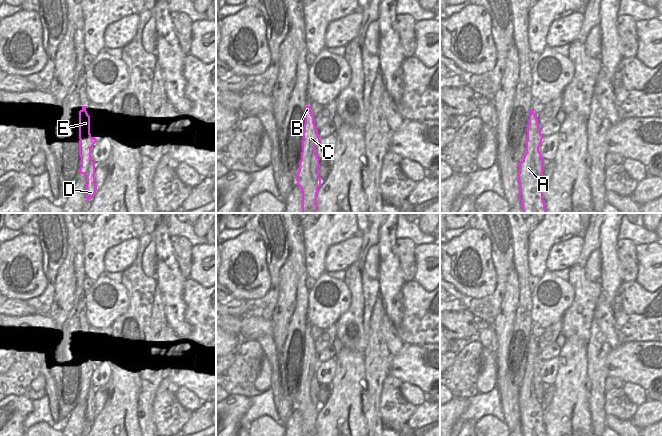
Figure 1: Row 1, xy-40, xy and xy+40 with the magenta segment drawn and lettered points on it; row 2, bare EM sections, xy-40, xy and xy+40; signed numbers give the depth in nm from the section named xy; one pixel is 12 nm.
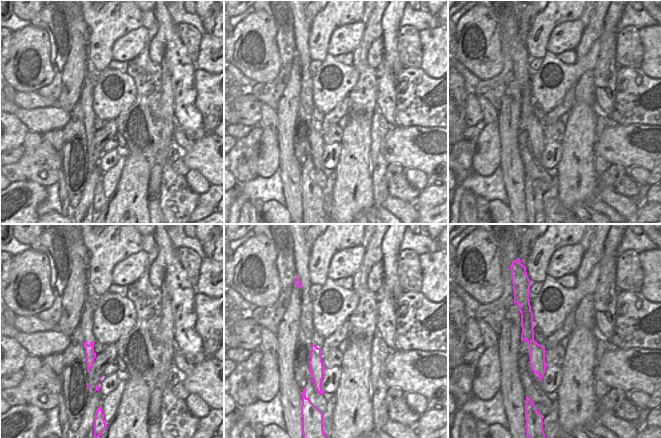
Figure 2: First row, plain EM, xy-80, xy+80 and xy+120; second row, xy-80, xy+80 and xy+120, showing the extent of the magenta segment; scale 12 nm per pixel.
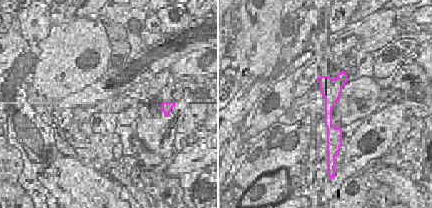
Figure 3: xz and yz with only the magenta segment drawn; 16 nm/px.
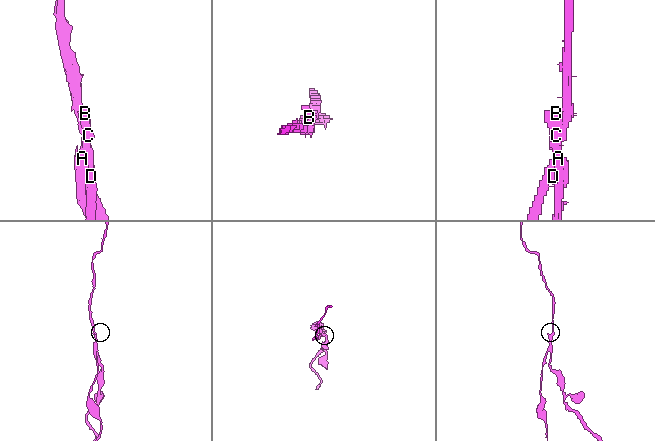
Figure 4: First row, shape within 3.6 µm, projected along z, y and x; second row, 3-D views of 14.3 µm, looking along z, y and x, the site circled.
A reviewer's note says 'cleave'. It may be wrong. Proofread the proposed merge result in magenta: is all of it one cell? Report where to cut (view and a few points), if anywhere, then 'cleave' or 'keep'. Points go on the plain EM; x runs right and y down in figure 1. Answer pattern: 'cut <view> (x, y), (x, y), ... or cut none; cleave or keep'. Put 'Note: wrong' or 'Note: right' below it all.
cut xy+40 (527, 363), (533, 370), (537, 397), (534, 406), (542, 413); cleave
Note: right

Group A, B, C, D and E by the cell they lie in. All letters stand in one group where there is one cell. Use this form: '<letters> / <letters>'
A / B C D E

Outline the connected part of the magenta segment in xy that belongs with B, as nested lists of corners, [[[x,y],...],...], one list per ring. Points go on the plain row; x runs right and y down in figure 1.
[[[305,330],[305,348],[303,350],[303,363],[306,368],[310,370],[312,377],[311,381],[311,397],[313,404],[310,406],[316,413],[321,410],[321,403],[319,401],[319,382],[315,376],[317,369],[320,366],[318,354],[315,351],[314,340],[311,337],[311,330]]]

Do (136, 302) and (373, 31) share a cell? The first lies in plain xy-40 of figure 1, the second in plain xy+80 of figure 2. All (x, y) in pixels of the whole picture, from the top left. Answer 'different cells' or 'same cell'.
same cell

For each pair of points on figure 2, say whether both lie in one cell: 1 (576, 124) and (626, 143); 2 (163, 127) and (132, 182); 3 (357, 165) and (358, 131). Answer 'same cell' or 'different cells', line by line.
1: different cells
2: different cells
3: same cell

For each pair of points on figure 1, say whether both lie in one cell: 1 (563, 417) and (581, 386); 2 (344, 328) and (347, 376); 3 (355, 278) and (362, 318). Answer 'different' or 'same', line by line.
1: same
2: different
3: same

